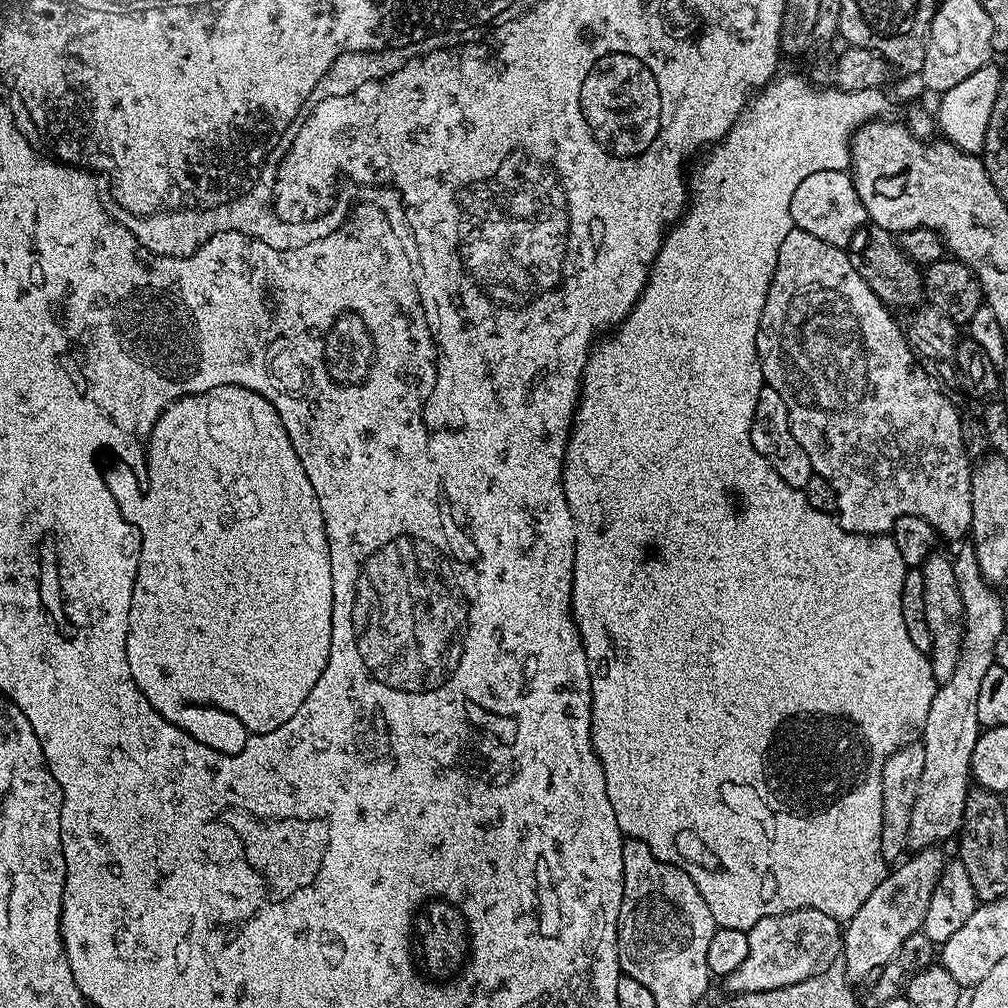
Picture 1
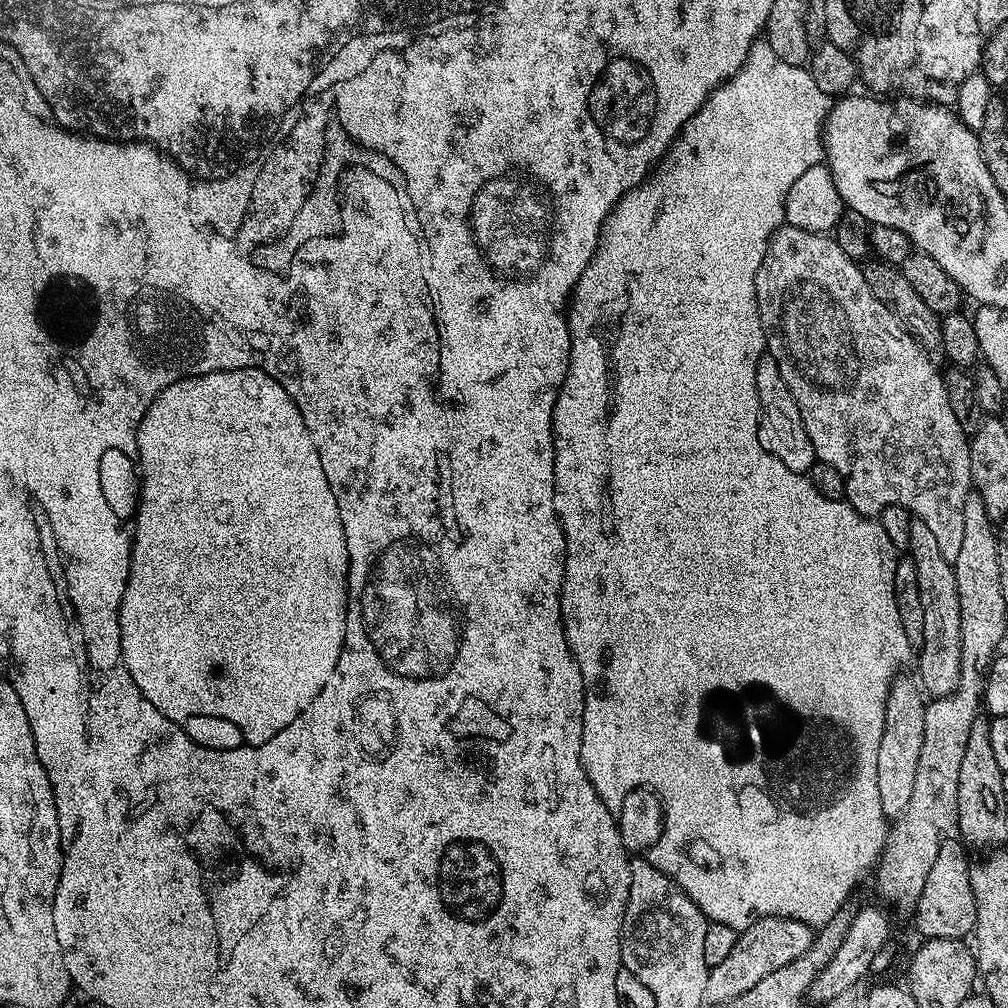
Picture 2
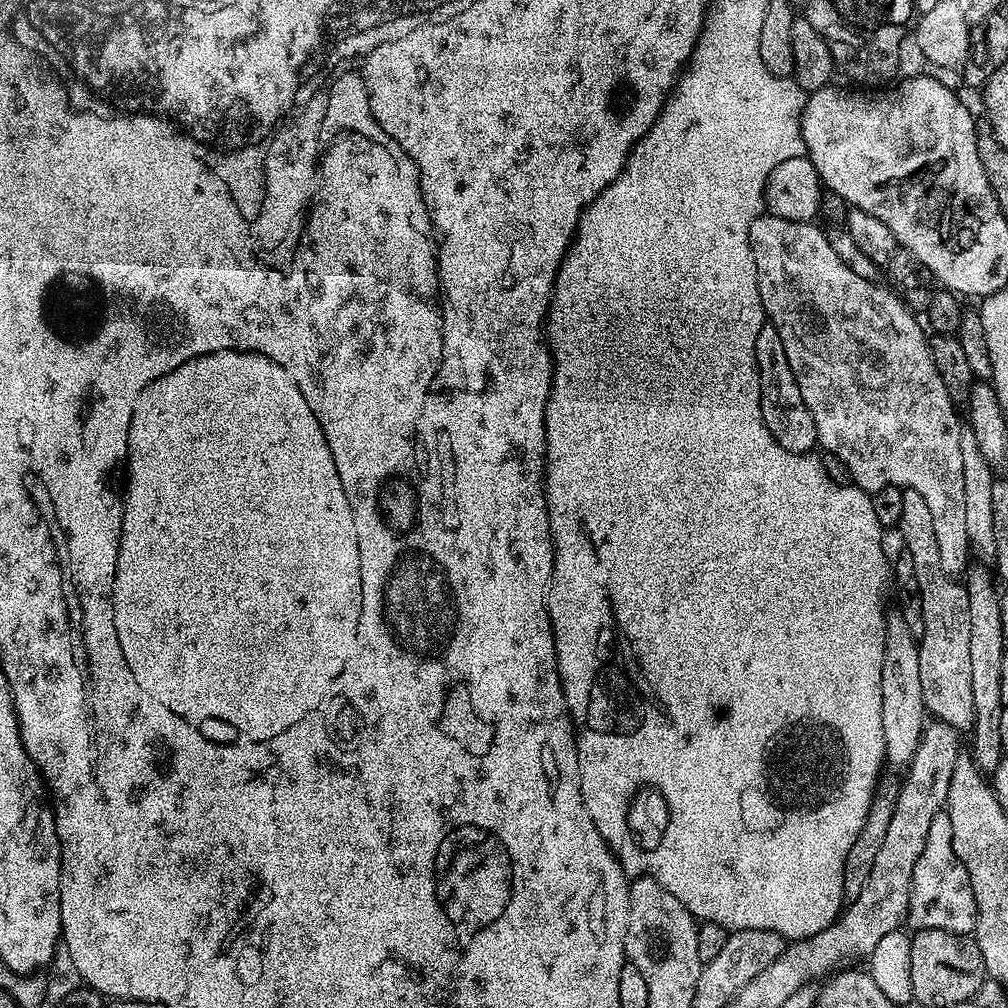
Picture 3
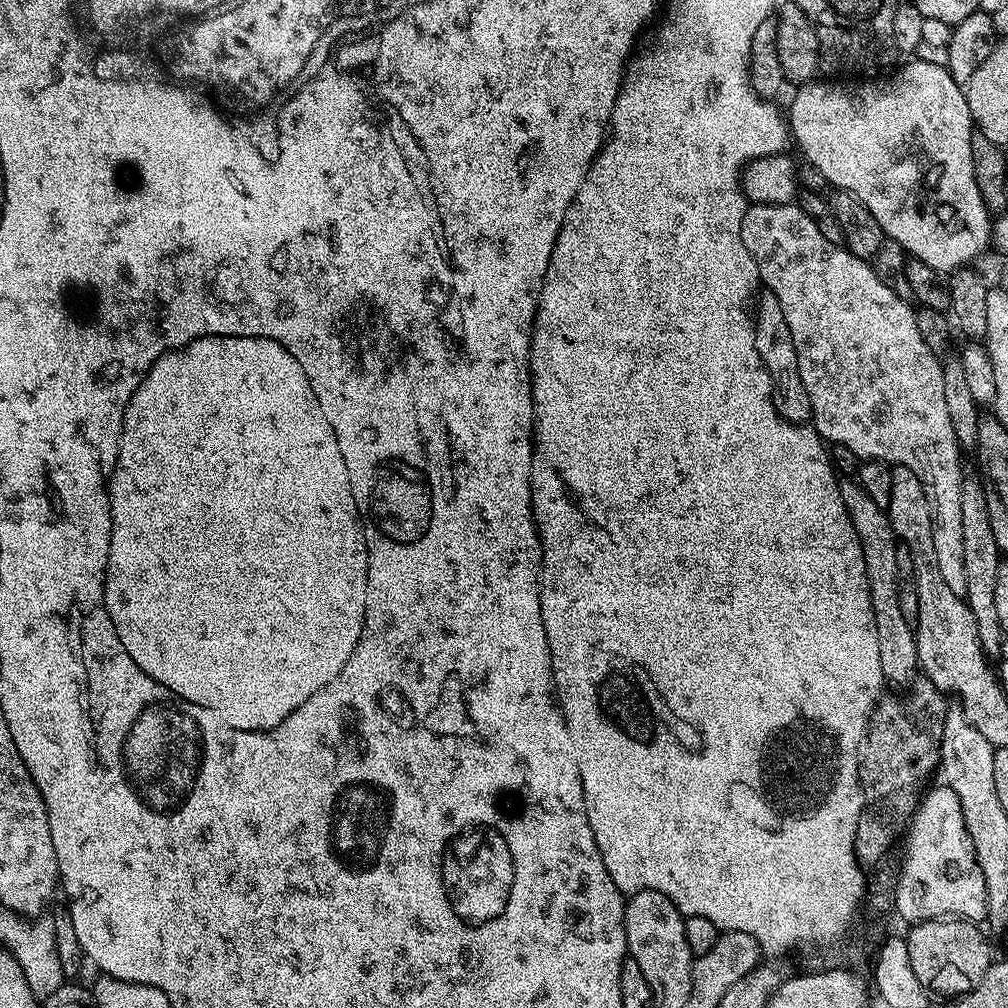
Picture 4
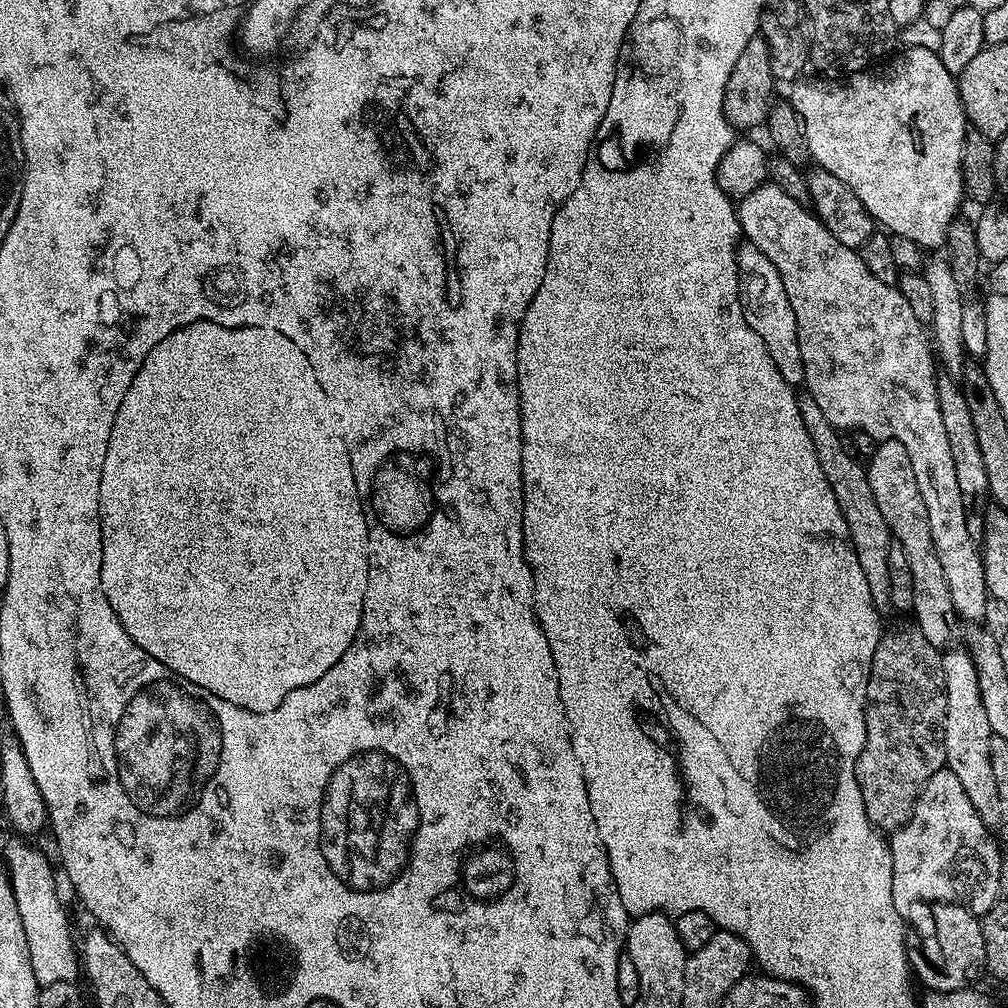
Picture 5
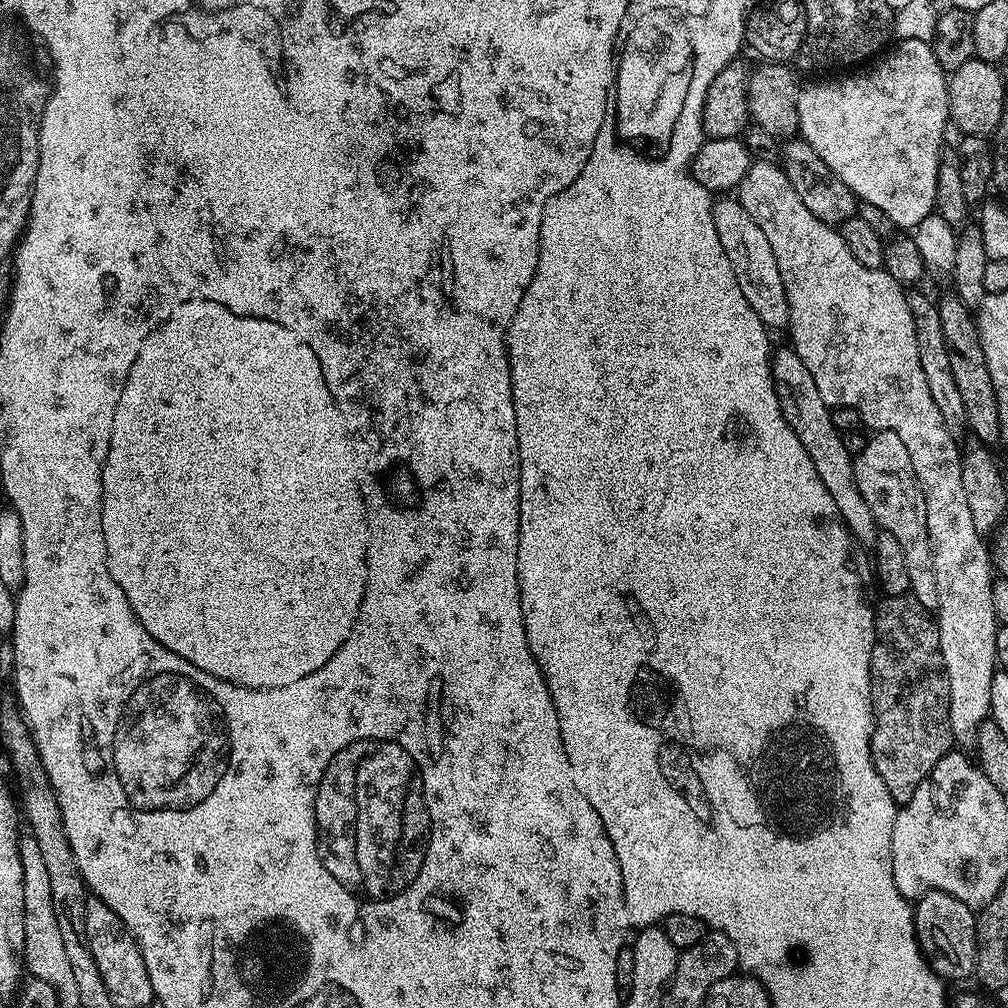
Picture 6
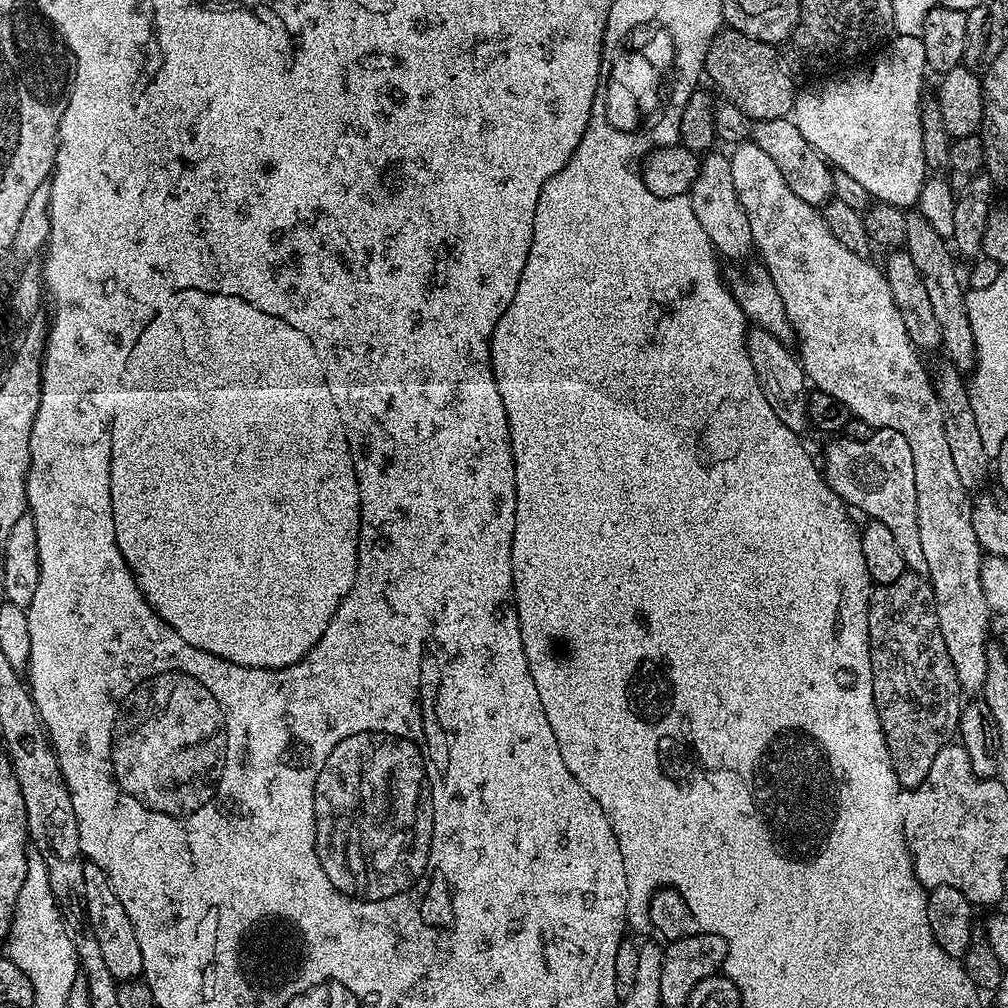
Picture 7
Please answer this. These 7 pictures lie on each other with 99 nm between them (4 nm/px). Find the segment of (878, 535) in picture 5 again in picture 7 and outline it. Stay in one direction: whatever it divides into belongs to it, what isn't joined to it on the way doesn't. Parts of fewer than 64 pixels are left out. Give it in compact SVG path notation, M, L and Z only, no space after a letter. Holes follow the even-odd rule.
M759 326L748 329L748 353L750 354L750 366L754 366L754 374L778 418L782 423L790 426L798 434L803 433L803 428L809 427L808 396L810 381L804 374L804 366L795 351L787 347L785 341L780 340L774 334Z

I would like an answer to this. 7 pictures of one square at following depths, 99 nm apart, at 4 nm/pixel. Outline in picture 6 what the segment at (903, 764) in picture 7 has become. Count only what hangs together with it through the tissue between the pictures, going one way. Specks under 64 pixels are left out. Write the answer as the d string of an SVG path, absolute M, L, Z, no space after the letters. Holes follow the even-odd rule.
M911 594L884 596L881 601L881 604L877 603L874 608L876 613L876 641L872 647L872 661L870 662L870 674L872 675L872 741L870 742L870 750L872 751L874 770L878 770L882 782L886 784L886 790L890 790L890 794L896 800L897 805L903 806L912 797L914 790L918 790L918 786L927 778L930 770L934 770L937 762L953 747L954 741L950 730L950 718L948 717L950 714L950 694L948 693L948 676L944 673L944 663L942 662L940 635L929 609L922 607Z

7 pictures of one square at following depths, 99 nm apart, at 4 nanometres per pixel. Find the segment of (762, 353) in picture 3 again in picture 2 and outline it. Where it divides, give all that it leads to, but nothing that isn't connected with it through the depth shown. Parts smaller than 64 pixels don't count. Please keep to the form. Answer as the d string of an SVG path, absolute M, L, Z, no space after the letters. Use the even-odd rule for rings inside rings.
M767 354L760 357L755 368L755 392L758 394L759 414L757 416L756 437L759 445L770 454L774 454L784 466L795 473L809 473L817 461L816 451L802 425L801 411L798 410L794 396L786 386L778 364Z

